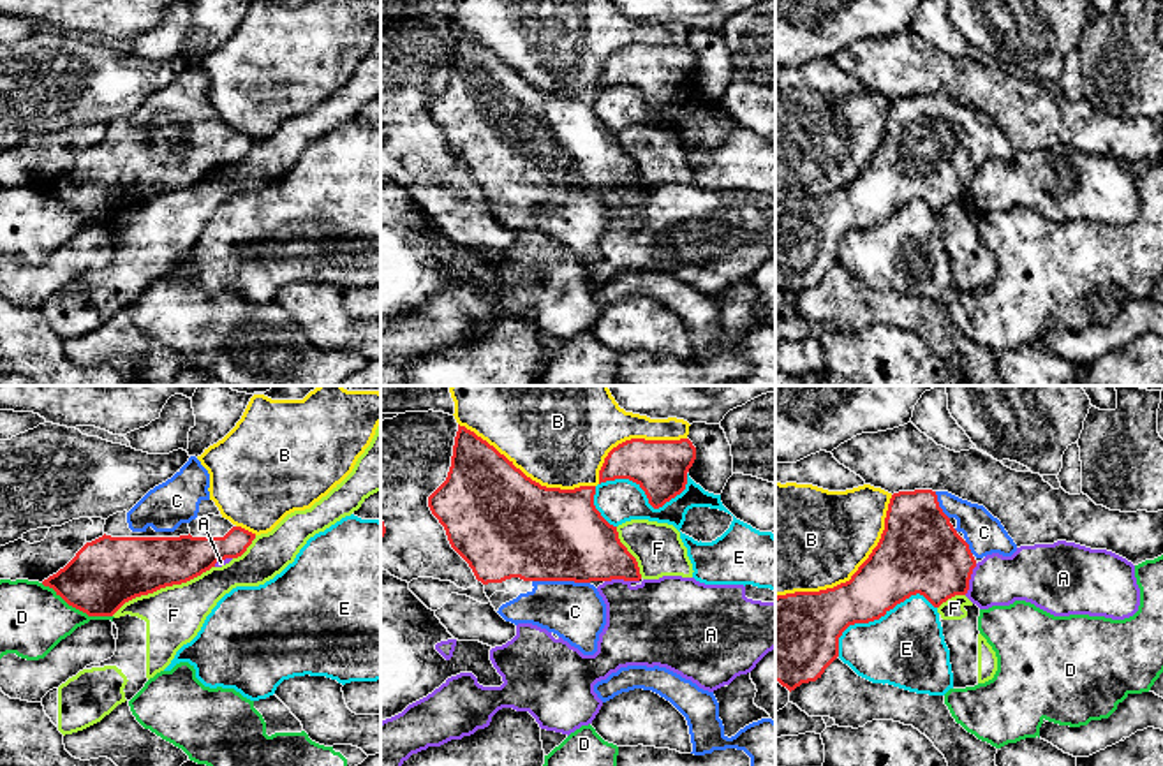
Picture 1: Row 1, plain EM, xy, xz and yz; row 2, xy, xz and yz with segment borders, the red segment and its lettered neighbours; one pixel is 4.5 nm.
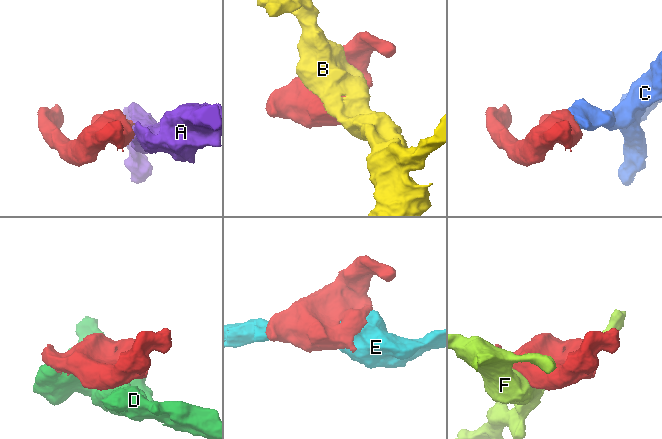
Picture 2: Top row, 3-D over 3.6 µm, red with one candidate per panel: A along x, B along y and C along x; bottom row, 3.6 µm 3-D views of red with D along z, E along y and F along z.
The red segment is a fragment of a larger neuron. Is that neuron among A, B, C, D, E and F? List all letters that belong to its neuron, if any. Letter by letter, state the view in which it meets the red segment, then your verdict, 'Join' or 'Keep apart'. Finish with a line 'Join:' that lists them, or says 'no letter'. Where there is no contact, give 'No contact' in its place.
A: Touches red in xz. Keep apart
B: Touches red in yz. Keep apart
C: Touches red in xz. Join
D: Touches red in xy. Keep apart
E: Touches red in yz. Keep apart
F: Touches red in xy. Keep apart
Join: C

